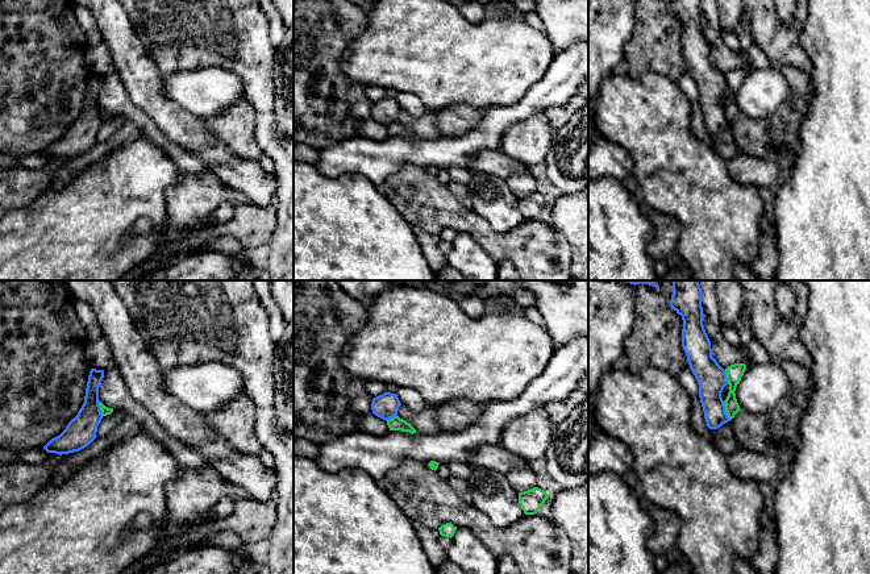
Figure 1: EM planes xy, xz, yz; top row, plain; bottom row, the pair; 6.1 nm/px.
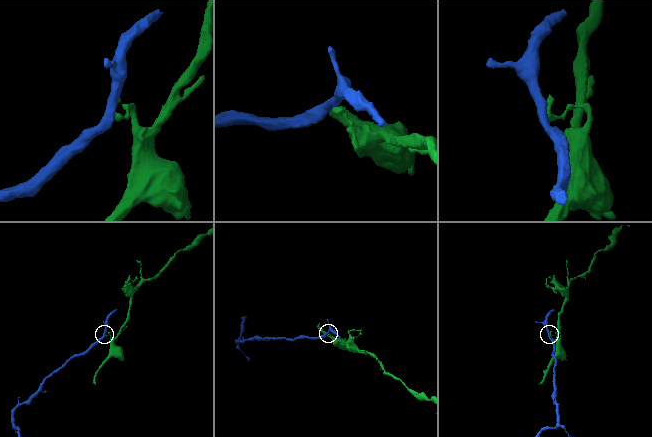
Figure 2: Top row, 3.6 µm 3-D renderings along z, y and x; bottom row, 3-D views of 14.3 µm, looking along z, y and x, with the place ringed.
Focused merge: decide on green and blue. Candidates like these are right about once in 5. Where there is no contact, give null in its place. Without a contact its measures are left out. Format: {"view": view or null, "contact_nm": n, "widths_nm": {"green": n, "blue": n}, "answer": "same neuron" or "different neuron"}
{"view": "yz", "contact_nm": 130, "widths_nm": {"green": 100, "blue": 180}, "answer": "different neuron"}

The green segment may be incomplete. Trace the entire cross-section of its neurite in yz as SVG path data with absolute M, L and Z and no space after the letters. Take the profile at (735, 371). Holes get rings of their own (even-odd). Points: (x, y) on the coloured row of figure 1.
M734 363L730 365L725 369L725 374L727 374L727 380L729 384L729 392L728 396L725 399L725 412L729 417L729 420L732 420L734 417L734 415L741 409L737 399L736 399L736 387L741 380L741 377L744 375L746 370L746 365L745 363Z

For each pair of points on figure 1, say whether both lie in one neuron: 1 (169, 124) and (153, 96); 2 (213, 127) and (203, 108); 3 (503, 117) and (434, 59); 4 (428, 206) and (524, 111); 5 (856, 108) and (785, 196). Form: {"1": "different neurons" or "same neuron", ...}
{"1": "same neuron", "2": "different neurons", "3": "different neurons", "4": "different neurons", "5": "same neuron"}

